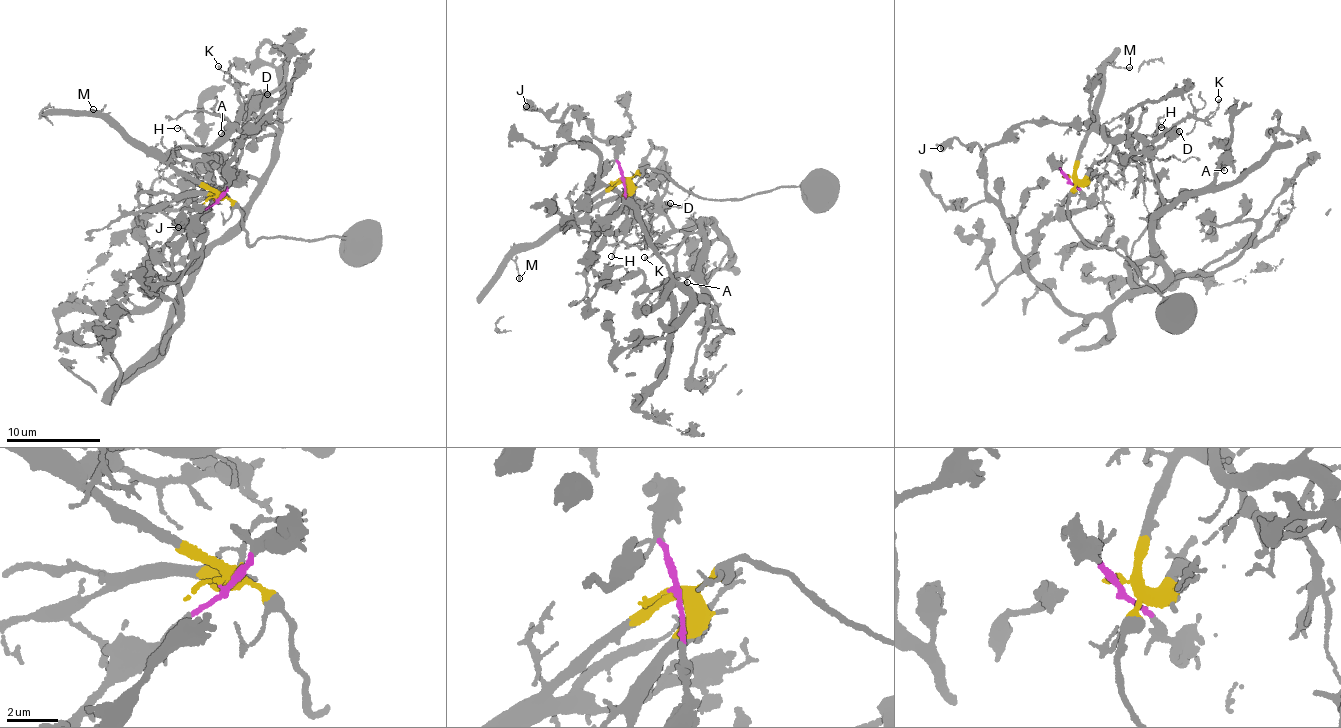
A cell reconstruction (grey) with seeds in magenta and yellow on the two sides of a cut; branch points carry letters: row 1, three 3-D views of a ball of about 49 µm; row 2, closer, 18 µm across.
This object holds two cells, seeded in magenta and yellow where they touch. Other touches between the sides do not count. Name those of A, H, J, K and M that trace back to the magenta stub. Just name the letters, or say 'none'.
A, J

